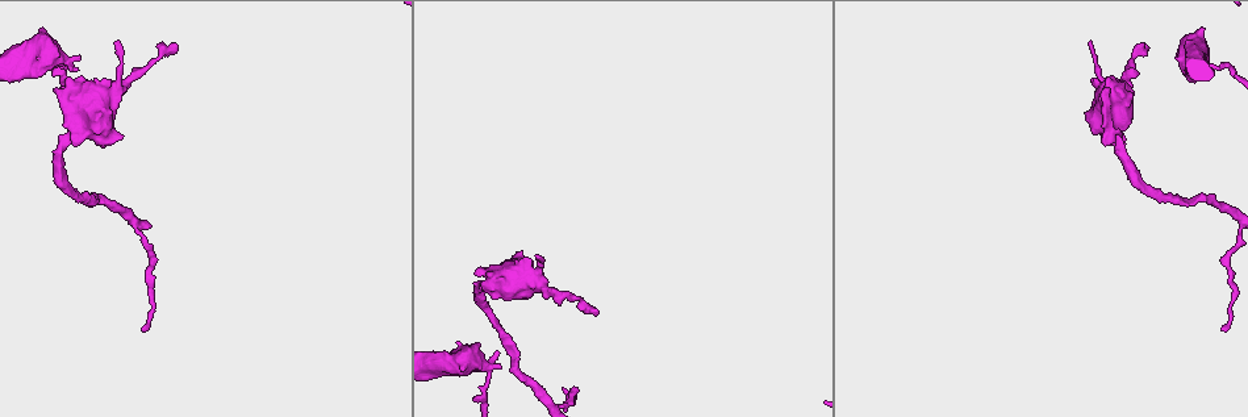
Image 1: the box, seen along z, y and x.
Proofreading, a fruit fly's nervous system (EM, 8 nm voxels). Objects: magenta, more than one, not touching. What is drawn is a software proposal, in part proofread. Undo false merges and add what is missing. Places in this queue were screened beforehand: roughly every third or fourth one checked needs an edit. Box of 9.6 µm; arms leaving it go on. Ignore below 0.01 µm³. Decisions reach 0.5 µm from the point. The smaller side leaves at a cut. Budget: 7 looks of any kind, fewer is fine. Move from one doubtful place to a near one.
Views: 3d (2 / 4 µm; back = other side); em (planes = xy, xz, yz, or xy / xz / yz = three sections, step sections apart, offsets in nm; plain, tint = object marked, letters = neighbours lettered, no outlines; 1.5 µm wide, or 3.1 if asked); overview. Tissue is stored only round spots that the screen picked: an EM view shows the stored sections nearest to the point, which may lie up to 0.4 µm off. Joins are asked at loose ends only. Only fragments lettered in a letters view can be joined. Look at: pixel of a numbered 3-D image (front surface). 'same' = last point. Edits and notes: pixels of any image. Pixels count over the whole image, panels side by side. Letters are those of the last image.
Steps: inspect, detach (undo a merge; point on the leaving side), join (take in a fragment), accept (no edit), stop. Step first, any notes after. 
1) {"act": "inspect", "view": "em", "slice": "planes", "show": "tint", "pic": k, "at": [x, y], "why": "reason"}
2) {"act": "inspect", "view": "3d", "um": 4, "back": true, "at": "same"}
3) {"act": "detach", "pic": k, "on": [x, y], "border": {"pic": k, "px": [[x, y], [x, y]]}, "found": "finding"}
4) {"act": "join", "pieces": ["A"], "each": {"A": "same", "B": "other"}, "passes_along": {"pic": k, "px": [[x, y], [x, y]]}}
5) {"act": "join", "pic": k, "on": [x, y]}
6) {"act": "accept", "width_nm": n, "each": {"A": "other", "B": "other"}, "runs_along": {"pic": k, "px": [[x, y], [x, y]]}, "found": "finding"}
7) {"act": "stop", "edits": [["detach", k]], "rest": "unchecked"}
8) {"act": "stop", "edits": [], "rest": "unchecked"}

{"act": "inspect", "view": "em", "slice": "planes", "show": "letters", "pic": 1, "at": [118, 40]}

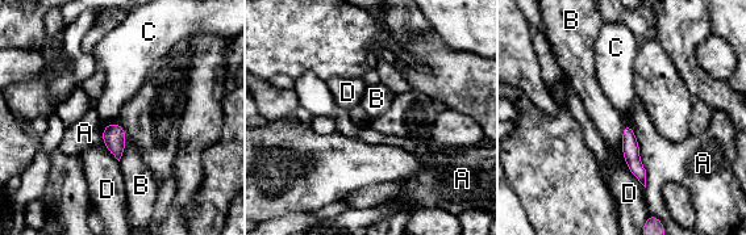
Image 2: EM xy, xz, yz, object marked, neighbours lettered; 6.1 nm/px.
{"act": "accept", "each": {"A": "other", "B": "other", "C": "other", "D": "other"}, "runs_along": {"pic": 2, "px": [[626, 128], [632, 159], [642, 179]]}, "found": "none of them fits"}

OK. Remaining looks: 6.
{"act": "inspect", "view": "3d", "um": 2, "pic": 1, "at": [175, 45], "why": "tapers out"}

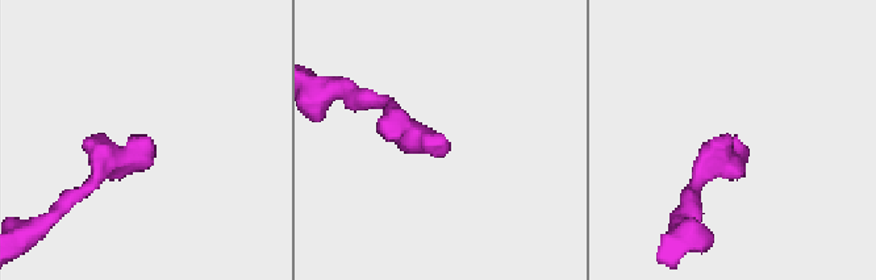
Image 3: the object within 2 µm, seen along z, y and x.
{"act": "inspect", "view": "em", "slice": "planes", "show": "letters", "pic": 3, "at": [149, 140]}

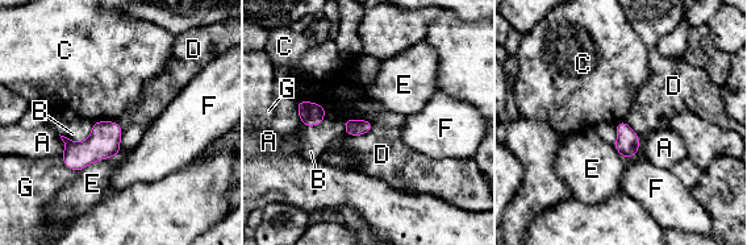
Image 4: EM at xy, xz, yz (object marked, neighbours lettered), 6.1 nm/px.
{"act": "accept", "longest_contact_nm": ["E", 300], "each": {"A": "other", "B": "other", "C": "other", "D": "other", "E": "other", "F": "other", "G": "other"}, "border": {"pic": 4, "px": [[374, 125], [362, 135], [345, 135]]}, "found": "none of them fits"}

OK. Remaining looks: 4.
{"act": "inspect", "view": "em", "slice": "planes", "show": "tint", "pic": 1, "at": [486, 368], "why": "abrupt turn"}

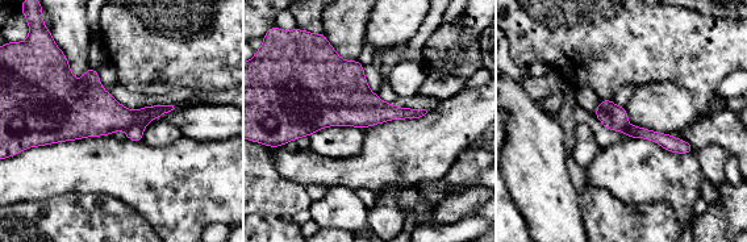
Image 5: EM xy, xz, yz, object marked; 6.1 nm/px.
{"act": "inspect", "view": "em", "slice": "planes", "show": "letters", "at": "same", "why": "see the neighbours"}

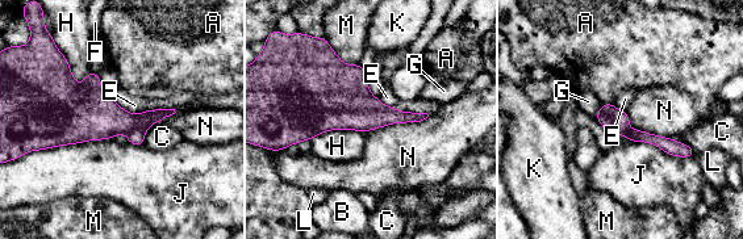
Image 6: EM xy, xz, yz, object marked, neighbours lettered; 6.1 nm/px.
{"act": "detach", "pic": 6, "on": [136, 137], "each": {"A": "other", "B": "other", "C": "other", "E": "other", "F": "other", "G": "other", "H": "other", "J": "other", "K": "other", "L": "other", "M": "other", "N": "other"}, "part_leaving": {"pic": 6, "px": [[630, 134], [691, 152]]}, "found": "a second neuron is stuck on"}

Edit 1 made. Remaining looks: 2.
{"act": "stop", "edits": [["detach", 6]], "rest": "unchecked"}

